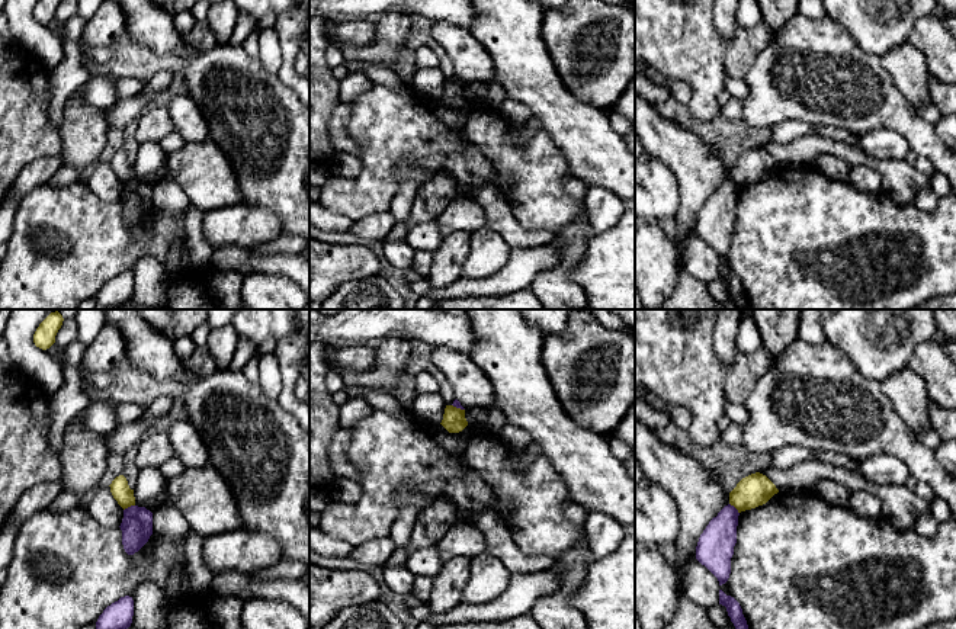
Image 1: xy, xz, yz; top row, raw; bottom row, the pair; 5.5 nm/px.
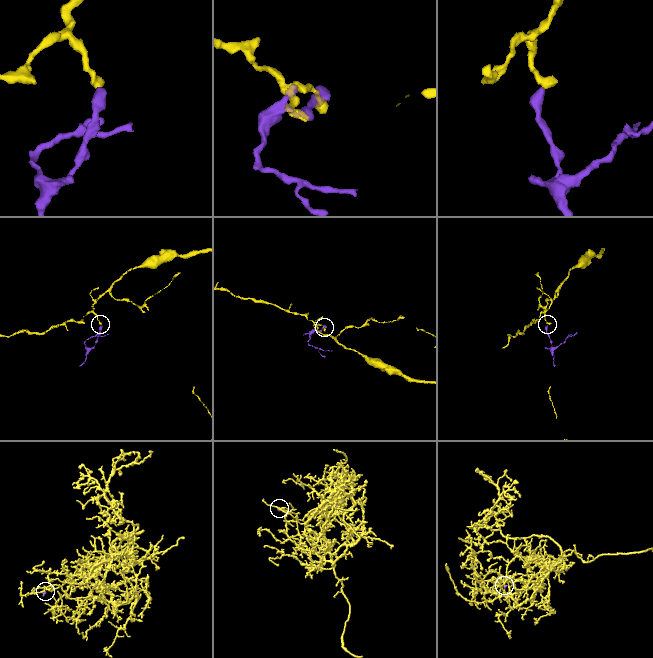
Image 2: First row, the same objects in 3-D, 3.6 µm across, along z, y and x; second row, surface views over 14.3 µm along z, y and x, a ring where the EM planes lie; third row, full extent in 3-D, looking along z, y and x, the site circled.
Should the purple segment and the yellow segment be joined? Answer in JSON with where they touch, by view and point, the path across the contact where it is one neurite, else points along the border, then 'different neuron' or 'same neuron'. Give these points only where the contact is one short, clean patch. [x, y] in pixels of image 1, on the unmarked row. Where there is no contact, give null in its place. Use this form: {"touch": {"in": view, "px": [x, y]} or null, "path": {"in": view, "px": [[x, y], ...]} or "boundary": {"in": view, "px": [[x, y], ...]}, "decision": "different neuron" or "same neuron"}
{"touch": {"in": "xy", "px": [128, 182]}, "boundary": {"in": "xy", "px": [[134, 179], [124, 185]]}, "decision": "different neuron"}

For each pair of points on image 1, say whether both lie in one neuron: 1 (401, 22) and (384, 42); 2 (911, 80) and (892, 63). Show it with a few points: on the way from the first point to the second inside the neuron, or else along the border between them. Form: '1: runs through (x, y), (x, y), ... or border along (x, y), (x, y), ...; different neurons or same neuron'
1: runs through (397, 26), (388, 38); same neuron
2: runs through (907, 76), (897, 66); same neuron

